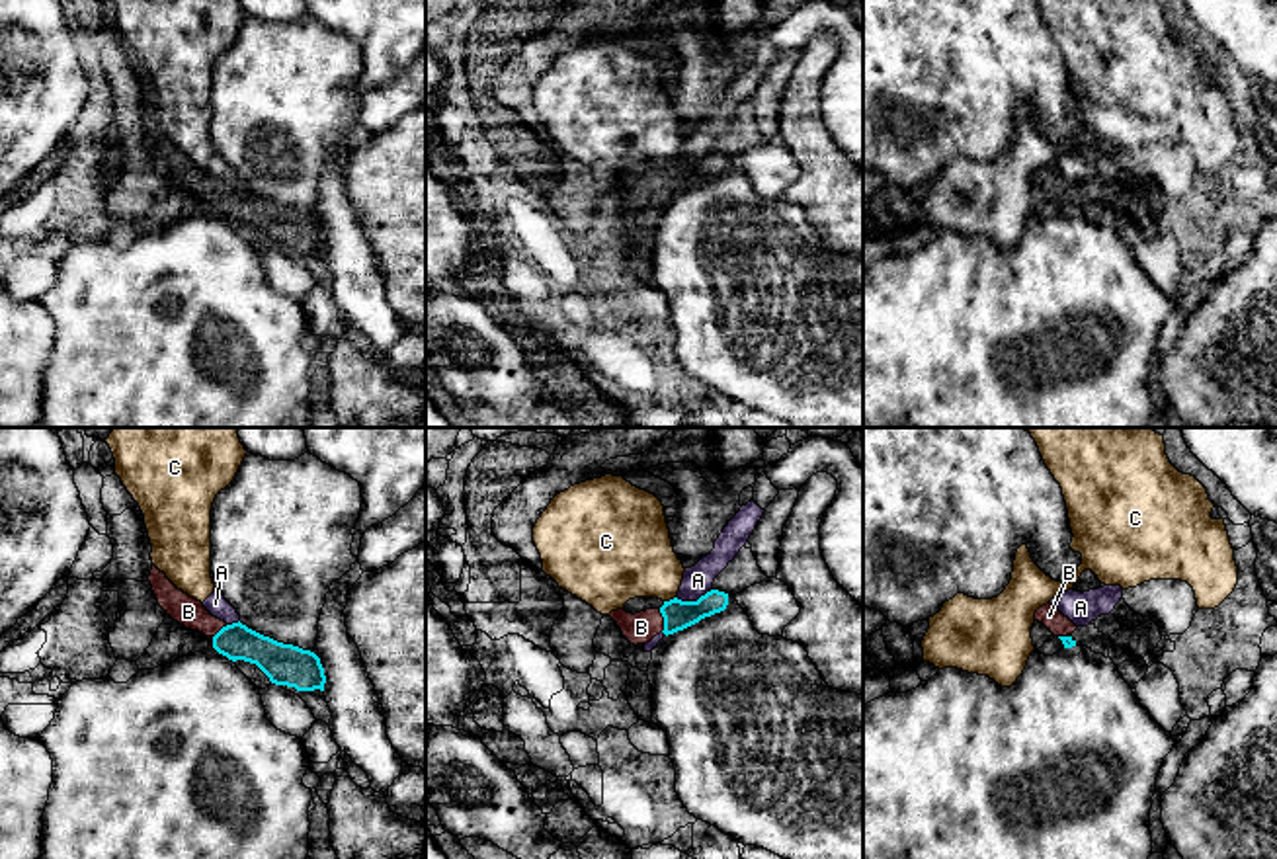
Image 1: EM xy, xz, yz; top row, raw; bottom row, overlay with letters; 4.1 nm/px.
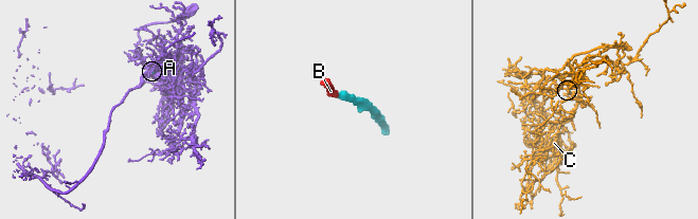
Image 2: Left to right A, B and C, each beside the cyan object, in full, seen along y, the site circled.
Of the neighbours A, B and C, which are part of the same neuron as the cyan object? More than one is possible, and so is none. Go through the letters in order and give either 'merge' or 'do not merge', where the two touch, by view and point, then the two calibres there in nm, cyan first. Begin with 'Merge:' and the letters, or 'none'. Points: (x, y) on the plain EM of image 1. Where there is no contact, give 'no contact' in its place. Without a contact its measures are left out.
Merge: B
A: do not merge; contact xz (694, 164); calibres 120 and 120 nm
B: merge; contact xz (664, 184); calibres 120 and 130 nm
C: do not merge; contact xz (670, 163); calibres 120 and 360 nm

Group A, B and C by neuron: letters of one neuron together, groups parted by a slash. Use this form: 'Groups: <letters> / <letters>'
Groups: A / B / C

